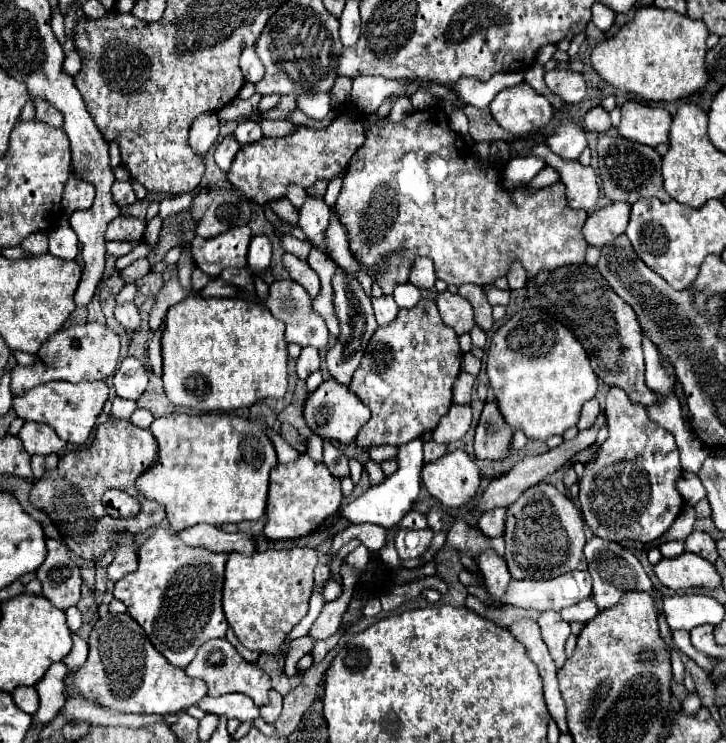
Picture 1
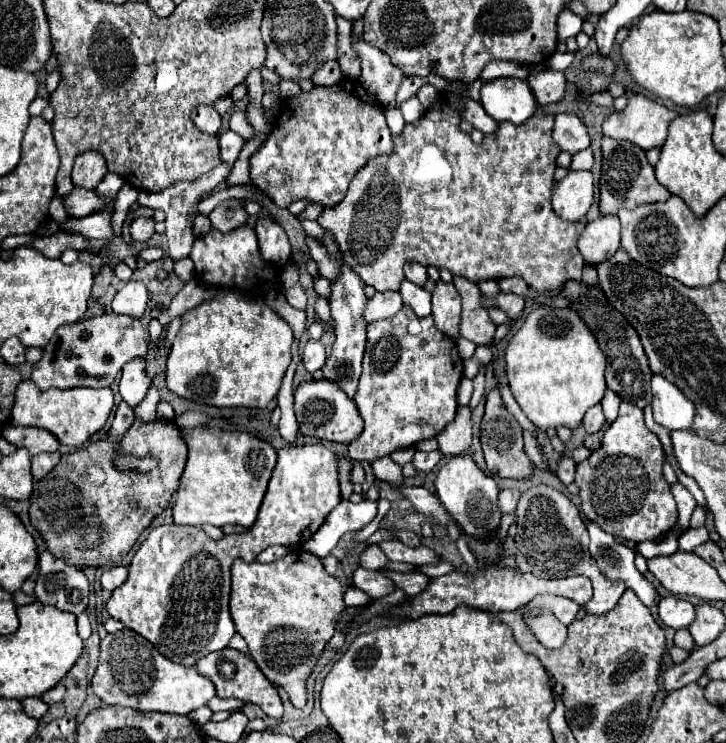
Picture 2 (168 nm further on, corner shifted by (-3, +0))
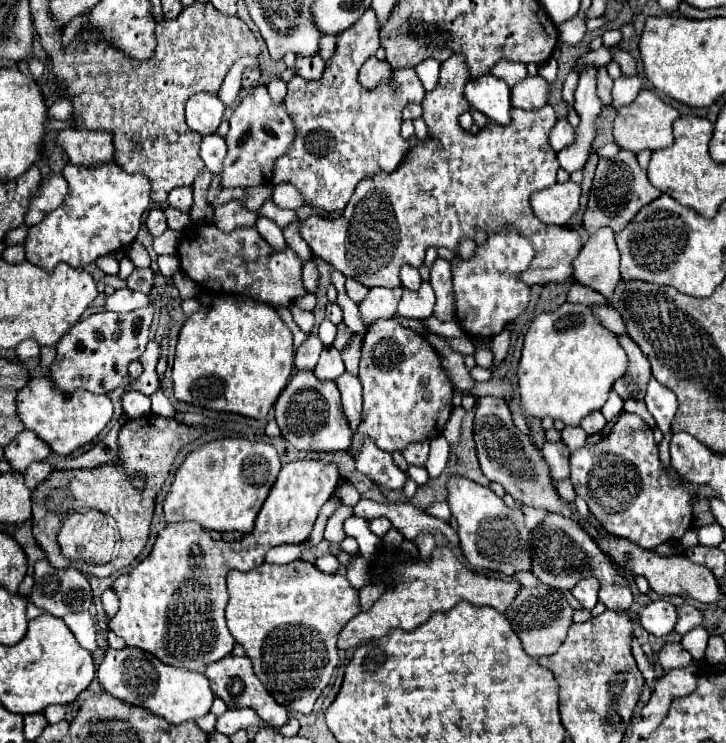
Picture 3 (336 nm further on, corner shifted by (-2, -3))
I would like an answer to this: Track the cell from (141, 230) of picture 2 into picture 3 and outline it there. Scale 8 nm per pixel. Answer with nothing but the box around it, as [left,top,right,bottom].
[145,207,167,237]

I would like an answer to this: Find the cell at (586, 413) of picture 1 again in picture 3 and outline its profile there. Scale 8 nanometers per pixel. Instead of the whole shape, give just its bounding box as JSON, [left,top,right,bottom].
[581,411,607,435]

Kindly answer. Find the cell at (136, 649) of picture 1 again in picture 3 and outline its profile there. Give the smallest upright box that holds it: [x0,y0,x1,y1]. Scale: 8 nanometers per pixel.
[97,647,215,725]

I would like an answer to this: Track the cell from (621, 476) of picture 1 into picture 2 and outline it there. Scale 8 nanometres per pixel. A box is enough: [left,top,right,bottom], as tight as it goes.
[576,402,678,542]

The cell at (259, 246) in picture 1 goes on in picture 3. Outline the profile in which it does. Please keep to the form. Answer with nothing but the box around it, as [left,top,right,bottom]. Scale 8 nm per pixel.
[255,217,287,249]

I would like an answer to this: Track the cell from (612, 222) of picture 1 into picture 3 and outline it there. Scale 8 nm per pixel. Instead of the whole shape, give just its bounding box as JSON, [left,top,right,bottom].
[573,229,619,297]

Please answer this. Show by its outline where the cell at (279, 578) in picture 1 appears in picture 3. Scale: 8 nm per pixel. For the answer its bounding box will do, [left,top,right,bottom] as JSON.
[227,559,361,715]

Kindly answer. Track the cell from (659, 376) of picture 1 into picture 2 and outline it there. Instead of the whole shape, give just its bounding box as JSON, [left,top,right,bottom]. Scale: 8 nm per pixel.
[652,376,694,430]

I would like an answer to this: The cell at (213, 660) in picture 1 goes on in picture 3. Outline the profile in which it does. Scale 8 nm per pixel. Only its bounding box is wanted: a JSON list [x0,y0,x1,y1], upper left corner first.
[205,655,287,725]

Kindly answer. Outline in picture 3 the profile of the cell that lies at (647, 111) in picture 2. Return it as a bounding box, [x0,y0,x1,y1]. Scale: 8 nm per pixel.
[613,89,679,153]

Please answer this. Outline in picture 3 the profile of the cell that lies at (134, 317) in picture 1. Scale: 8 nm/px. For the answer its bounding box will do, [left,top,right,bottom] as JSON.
[105,287,149,313]

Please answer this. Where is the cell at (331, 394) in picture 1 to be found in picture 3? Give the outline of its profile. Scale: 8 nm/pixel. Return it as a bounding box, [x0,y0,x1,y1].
[275,371,351,451]

